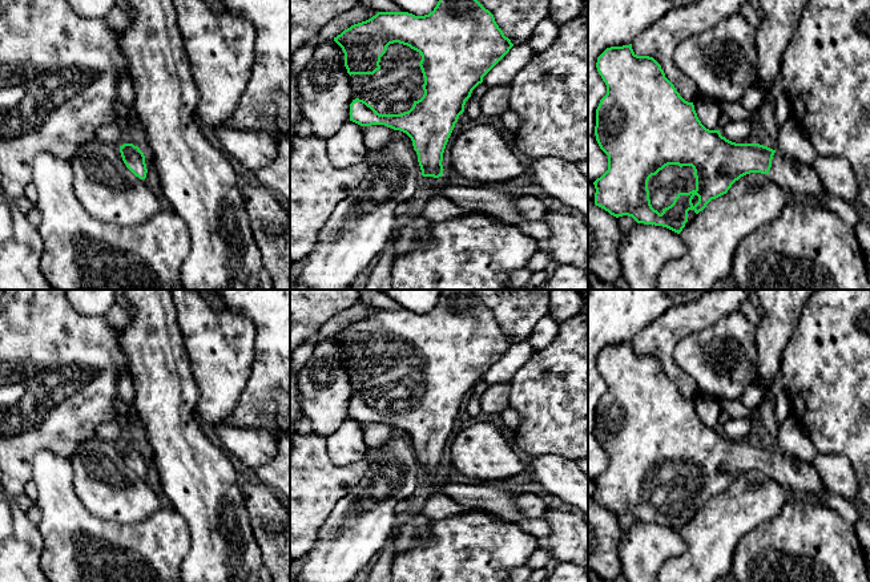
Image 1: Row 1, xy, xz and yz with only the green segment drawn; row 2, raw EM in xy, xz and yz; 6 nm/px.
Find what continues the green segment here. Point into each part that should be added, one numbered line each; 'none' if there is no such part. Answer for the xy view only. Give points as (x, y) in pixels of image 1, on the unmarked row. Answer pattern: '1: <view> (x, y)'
none

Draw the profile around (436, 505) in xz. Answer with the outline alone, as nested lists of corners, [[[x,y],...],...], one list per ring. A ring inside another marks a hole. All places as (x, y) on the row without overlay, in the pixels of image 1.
[[[435,486],[431,490],[424,488],[419,492],[426,496],[420,513],[431,520],[443,520],[475,510],[448,498],[440,486]]]

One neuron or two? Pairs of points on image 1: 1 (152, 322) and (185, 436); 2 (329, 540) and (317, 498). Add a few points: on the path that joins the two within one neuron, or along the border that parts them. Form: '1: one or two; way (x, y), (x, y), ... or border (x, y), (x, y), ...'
1: one; way (154, 350), (165, 386), (166, 408)
2: two; border (342, 497), (319, 530), (315, 545), (309, 550)

